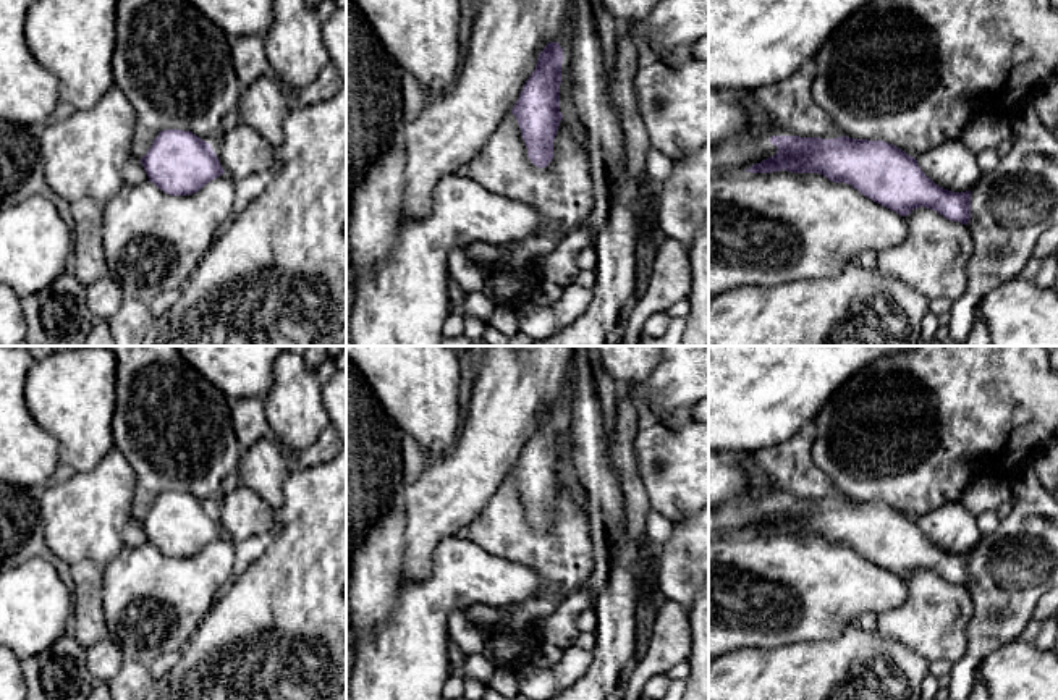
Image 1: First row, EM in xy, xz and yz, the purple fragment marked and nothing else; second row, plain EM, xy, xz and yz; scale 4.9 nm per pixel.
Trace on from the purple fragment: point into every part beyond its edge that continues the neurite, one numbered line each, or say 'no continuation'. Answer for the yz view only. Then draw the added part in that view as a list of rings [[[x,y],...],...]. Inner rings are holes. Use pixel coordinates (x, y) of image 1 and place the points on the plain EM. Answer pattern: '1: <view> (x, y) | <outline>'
no continuation

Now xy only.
no continuation

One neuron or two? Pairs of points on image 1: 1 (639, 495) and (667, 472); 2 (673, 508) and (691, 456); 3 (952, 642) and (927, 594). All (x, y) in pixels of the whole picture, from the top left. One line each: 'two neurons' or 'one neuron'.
1: two neurons
2: one neuron
3: one neuron

